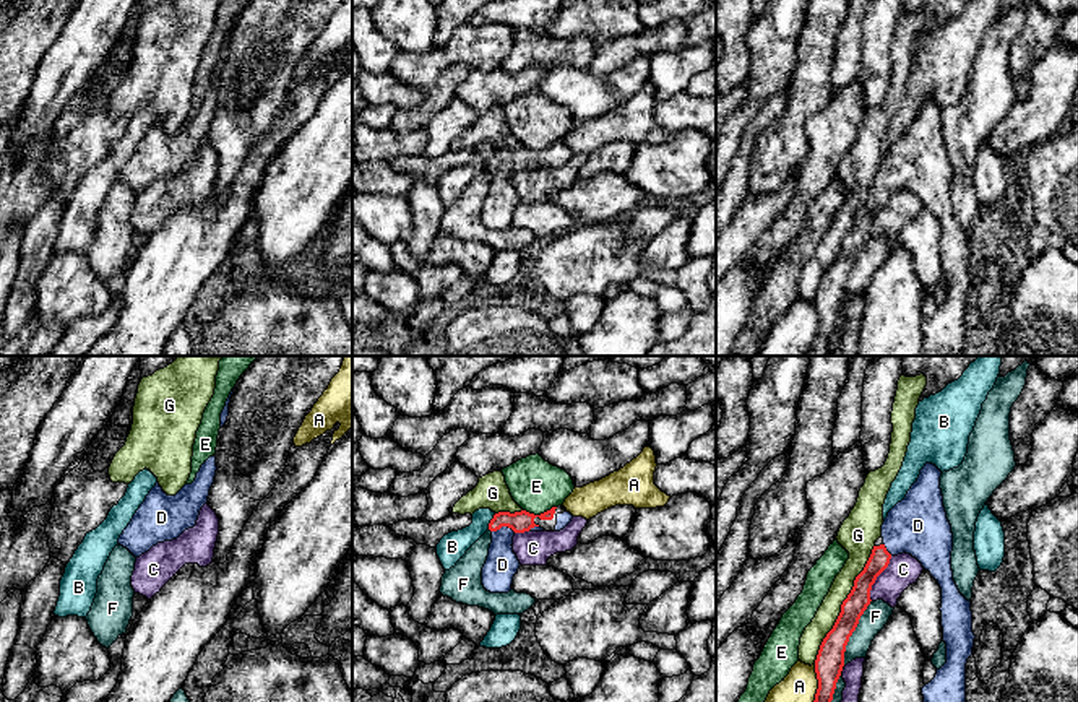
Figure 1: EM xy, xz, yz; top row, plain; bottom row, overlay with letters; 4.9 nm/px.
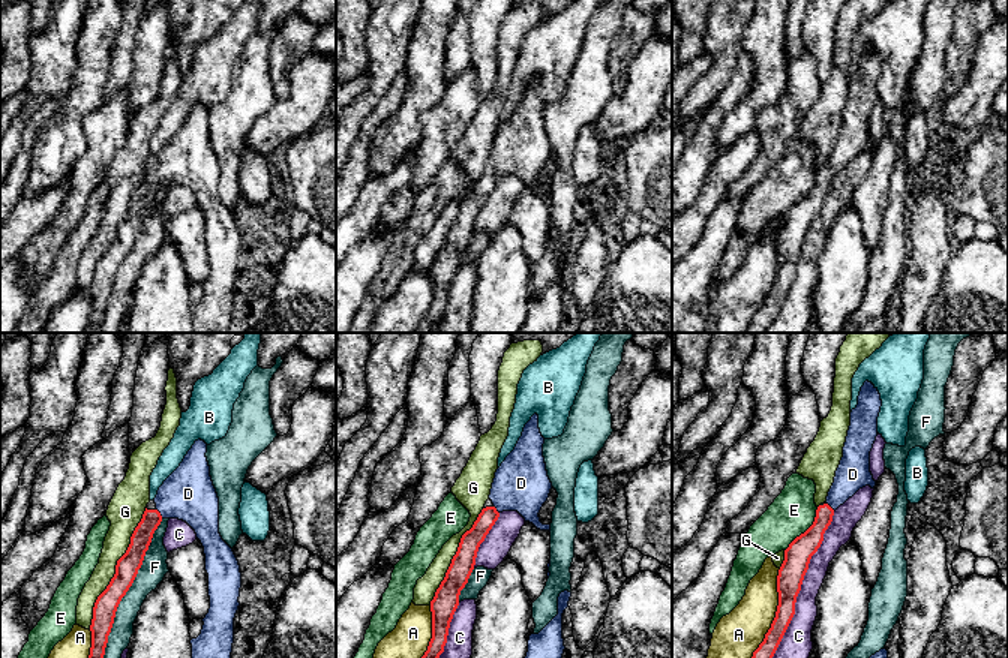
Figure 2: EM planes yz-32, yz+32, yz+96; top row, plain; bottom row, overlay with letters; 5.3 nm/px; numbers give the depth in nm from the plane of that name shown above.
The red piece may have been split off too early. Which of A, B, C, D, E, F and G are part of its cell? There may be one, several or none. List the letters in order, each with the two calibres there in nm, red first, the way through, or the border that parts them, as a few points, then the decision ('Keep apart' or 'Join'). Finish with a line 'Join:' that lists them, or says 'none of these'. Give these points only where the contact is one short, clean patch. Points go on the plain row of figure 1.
A: Thickness 140 nm (red) against 240 nm. Keep apart
B: Thickness 110 nm (red) against 140 nm. Keep apart
C: Thickness 110 nm (red) against 160 nm. Keep apart
D: Thickness 110 nm (red) against 160 nm. Path across: xz (520, 158), (504, 161), (502, 200). Join
E: Thickness 110 nm (red) against 260 nm. Boundary: xz (556, 142), (539, 150), (523, 147). Keep apart
F: Thickness 140 nm (red) against 120 nm. Keep apart
G: Thickness 130 nm (red) against 110 nm. Keep apart
Join: D

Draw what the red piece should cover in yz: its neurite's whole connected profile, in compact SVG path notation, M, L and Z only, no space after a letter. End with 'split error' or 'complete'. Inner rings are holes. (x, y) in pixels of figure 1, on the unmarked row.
M925 99L906 133L898 138L882 161L883 179L873 182L864 206L841 240L833 265L823 275L815 309L818 325L807 356L826 356L836 318L844 302L844 288L860 252L870 240L877 213L898 190L911 190L942 224L942 263L946 299L922 323L922 356L961 356L966 341L966 299L972 291L972 247L958 226L951 206L953 169L943 143L942 107Z; split error

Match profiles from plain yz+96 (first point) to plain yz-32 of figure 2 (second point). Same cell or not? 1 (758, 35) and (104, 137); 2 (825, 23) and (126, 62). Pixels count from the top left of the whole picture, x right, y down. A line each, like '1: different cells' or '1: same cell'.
1: different cells
2: different cells

